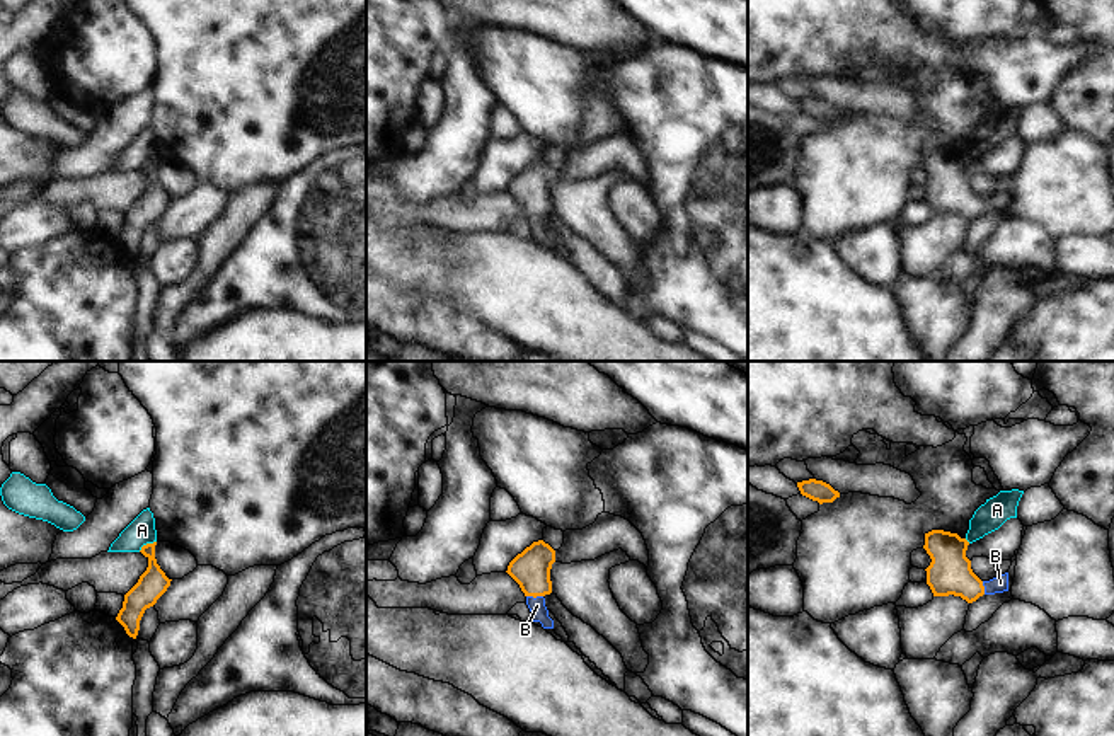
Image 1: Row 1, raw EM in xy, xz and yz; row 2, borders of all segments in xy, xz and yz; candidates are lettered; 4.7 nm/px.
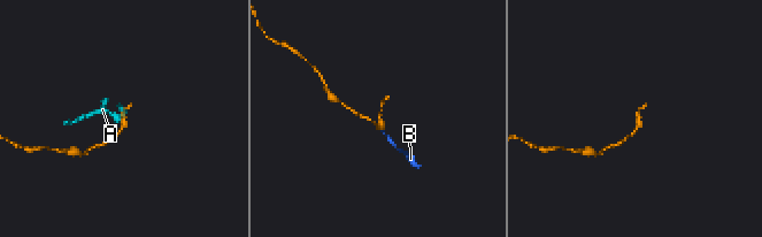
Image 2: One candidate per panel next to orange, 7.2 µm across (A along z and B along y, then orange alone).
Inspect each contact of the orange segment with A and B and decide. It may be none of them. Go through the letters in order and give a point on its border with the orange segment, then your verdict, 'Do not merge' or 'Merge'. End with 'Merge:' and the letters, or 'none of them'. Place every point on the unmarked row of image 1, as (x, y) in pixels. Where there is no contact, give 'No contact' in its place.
A: Touches orange at xy (147, 162). Do not merge
B: Touches orange at xz (535, 215). Merge
Merge: B.

